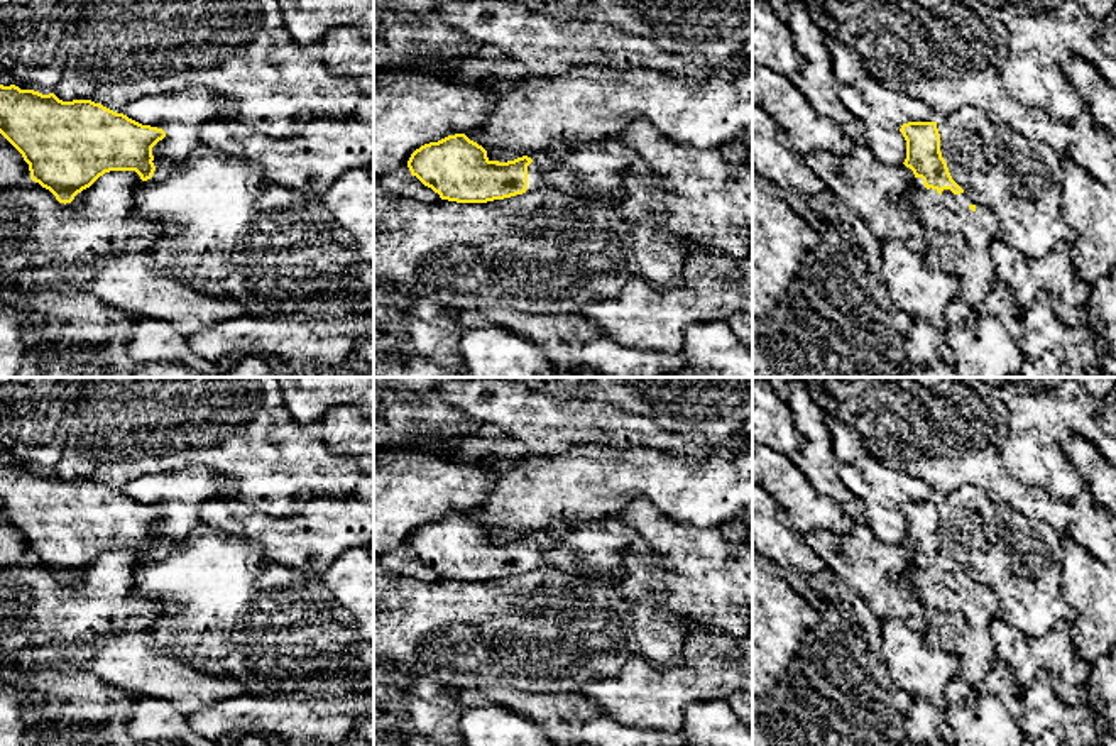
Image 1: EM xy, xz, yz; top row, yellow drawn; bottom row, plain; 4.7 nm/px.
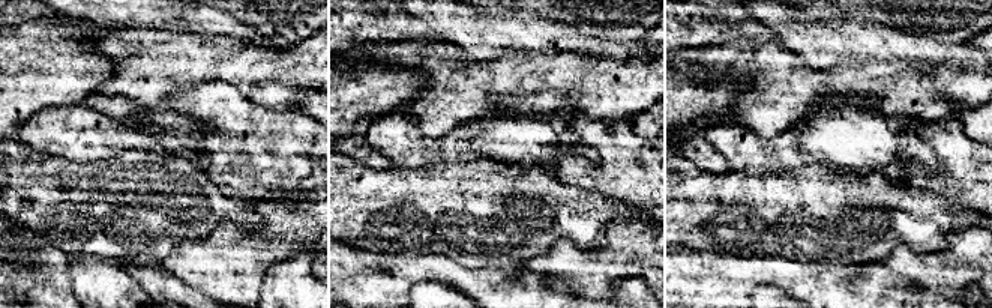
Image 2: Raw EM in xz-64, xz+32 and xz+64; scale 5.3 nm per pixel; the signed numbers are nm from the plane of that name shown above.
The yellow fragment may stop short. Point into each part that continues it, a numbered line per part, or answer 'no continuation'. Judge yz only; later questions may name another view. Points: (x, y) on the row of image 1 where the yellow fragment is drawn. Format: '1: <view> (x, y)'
1: yz (957, 239)

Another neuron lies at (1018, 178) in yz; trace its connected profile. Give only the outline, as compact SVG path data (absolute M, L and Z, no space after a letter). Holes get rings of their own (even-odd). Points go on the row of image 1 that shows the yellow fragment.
M960 107L937 122L940 152L952 179L981 200L999 218L998 239L1028 259L1045 257L1057 242L1074 242L1074 230L1060 211L1064 169L1057 152L1011 130L1004 122L974 107Z

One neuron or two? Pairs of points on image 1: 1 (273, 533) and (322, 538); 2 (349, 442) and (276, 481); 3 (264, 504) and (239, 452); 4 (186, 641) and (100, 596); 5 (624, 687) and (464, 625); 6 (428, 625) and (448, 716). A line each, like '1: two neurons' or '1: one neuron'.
1: one neuron
2: two neurons
3: one neuron
4: two neurons
5: two neurons
6: two neurons

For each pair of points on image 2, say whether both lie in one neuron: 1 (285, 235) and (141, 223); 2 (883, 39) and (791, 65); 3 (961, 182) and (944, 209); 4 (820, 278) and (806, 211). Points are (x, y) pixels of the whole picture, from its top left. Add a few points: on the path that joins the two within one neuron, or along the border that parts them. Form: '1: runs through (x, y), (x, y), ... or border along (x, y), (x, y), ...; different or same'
1: border along (251, 229), (222, 220), (207, 235), (182, 242); different
2: border along (781, 42), (796, 51), (809, 66); different
3: border along (941, 194), (976, 211); different
4: border along (811, 262), (817, 265); different

